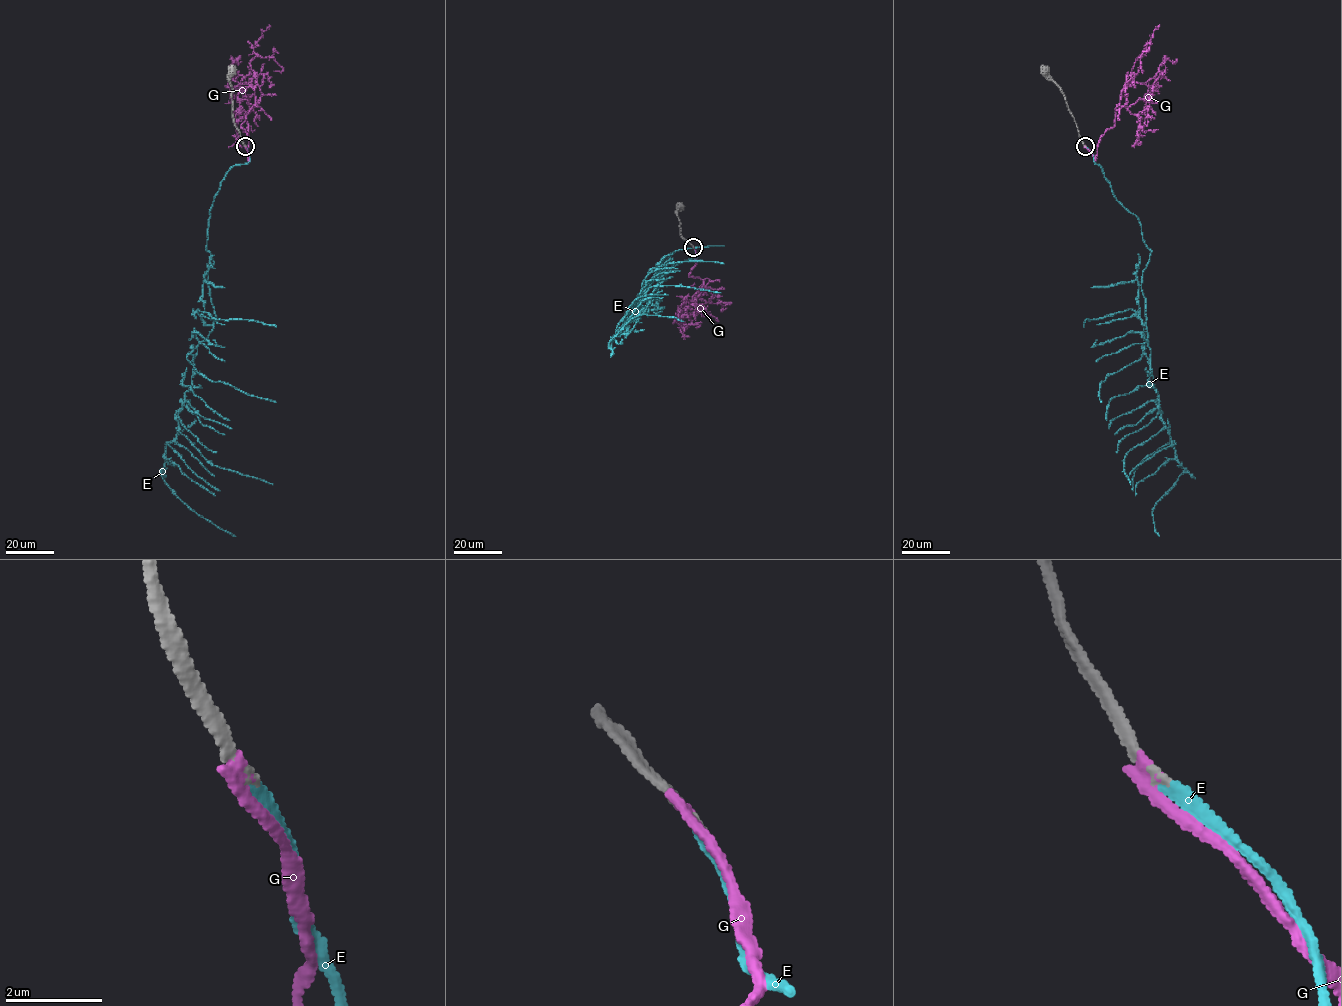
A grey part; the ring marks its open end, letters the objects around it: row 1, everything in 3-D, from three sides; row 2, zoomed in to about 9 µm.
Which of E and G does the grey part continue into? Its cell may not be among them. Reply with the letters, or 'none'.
E

